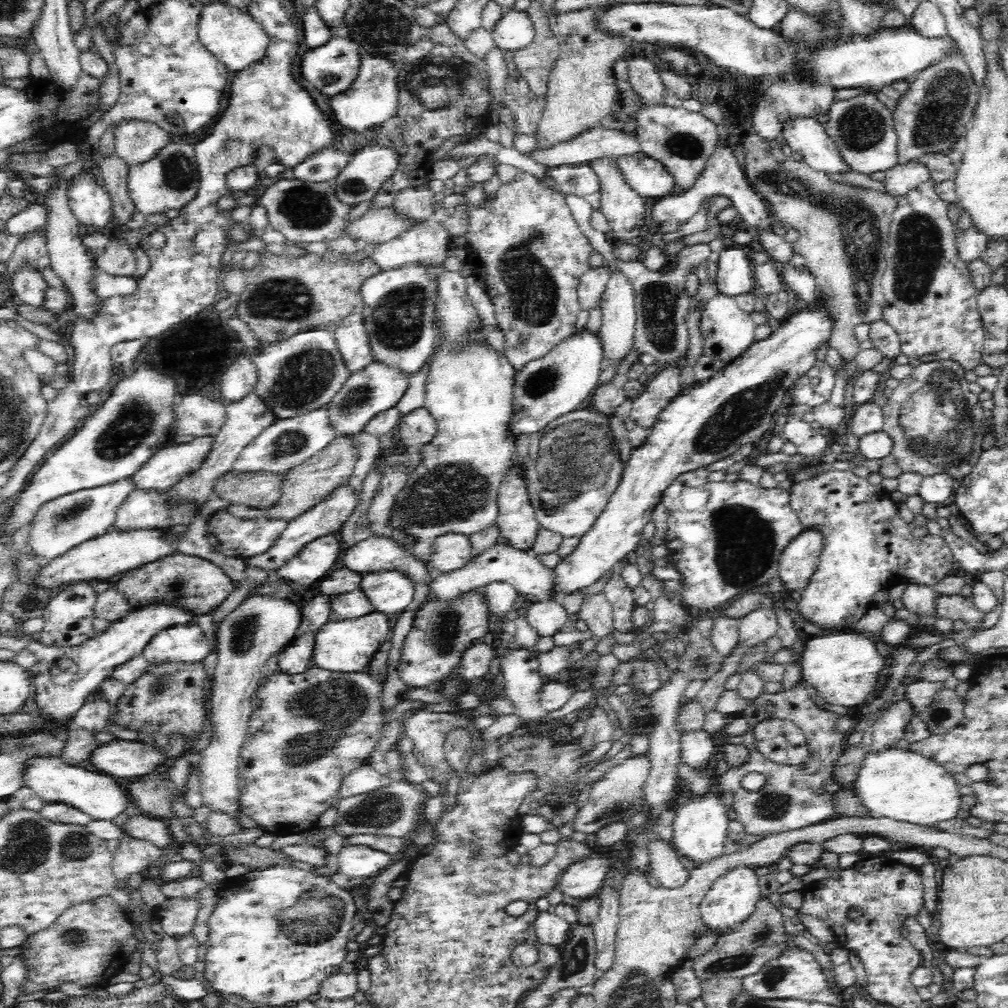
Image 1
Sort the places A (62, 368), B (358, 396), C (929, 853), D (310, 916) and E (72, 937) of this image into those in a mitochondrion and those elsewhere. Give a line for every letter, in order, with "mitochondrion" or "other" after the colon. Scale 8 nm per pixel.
A: other
B: mitochondrion
C: other
D: mitochondrion
E: mitochondrion

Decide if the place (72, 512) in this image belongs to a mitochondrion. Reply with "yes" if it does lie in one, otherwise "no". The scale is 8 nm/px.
yes

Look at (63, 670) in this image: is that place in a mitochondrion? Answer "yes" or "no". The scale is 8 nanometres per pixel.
yes

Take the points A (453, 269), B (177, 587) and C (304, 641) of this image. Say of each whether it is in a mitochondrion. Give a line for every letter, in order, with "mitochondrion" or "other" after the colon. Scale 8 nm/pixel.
A: other
B: mitochondrion
C: other

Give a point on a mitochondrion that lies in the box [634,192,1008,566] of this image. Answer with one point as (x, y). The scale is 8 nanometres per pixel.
(936, 427)

